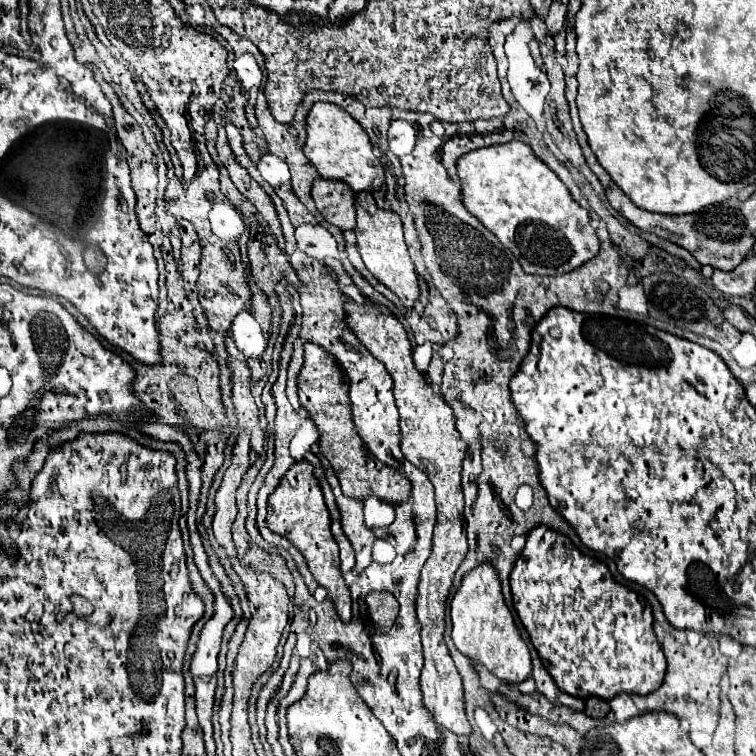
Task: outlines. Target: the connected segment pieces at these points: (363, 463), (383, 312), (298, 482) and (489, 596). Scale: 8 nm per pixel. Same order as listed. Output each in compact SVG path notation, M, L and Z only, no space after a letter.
M305 344L305 366L299 374L299 400L301 406L309 412L311 420L317 424L321 432L319 448L321 454L331 462L343 494L349 498L365 500L367 496L375 496L379 500L391 504L403 504L411 496L411 482L399 470L379 462L365 446L361 436L355 430L351 418L351 404L349 404L349 378L345 378L341 366L335 358L317 344Z
M347 300L347 322L349 328L361 338L365 348L373 352L377 360L385 364L393 378L395 402L401 414L401 450L405 458L417 468L425 470L435 486L437 522L433 532L433 552L421 570L419 596L417 596L417 618L423 626L423 654L425 666L421 672L421 694L423 706L433 716L433 720L457 736L469 736L471 724L465 718L465 698L461 676L443 640L445 632L445 602L451 590L455 570L467 554L467 536L463 522L463 488L461 488L461 462L467 452L467 444L459 438L455 430L455 418L451 406L443 400L439 392L431 388L427 378L417 372L411 358L411 342L403 324L379 304L355 304Z
M307 460L295 462L287 474L281 478L275 492L269 496L269 514L267 514L269 528L285 538L289 538L305 556L307 566L319 586L331 592L331 600L343 622L351 622L351 594L349 586L343 580L339 568L339 548L331 534L331 518L329 510L323 500L323 492L319 480L313 476L313 466Z
M485 562L467 572L451 602L453 640L455 646L471 660L483 664L501 682L517 686L531 674L531 656L527 644L521 640L521 632L513 622L513 616L501 594L501 582L497 570Z

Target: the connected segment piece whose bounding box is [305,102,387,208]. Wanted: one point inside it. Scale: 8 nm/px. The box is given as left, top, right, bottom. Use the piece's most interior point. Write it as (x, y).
(337, 145)

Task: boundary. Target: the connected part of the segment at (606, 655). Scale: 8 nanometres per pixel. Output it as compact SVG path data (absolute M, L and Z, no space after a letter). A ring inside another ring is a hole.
M537 526L537 528L533 528L533 530L527 534L527 544L525 544L523 552L519 554L519 558L517 558L517 562L515 562L515 568L513 568L513 572L511 572L511 590L513 590L513 602L515 602L515 610L517 610L517 614L519 614L519 620L521 620L523 626L527 628L529 638L531 638L535 650L539 652L539 658L541 658L543 666L547 668L547 672L553 676L553 680L557 682L557 686L559 686L563 692L567 692L567 694L571 694L571 696L577 696L577 698L599 696L599 698L603 698L603 700L611 700L613 696L617 696L617 694L621 694L621 692L645 696L645 694L649 694L649 692L653 692L653 690L657 690L657 688L661 686L661 682L663 682L663 678L665 678L667 662L665 662L665 654L663 654L663 650L661 650L661 646L659 646L659 642L657 642L657 636L655 636L655 632L653 632L651 604L649 604L649 602L643 604L641 598L639 598L639 594L635 594L633 590L629 590L629 588L621 586L621 584L617 584L617 582L611 578L609 568L607 568L603 562L599 562L599 560L595 560L595 558L591 558L591 556L581 554L565 534L555 532L555 530L549 530L547 526Z

